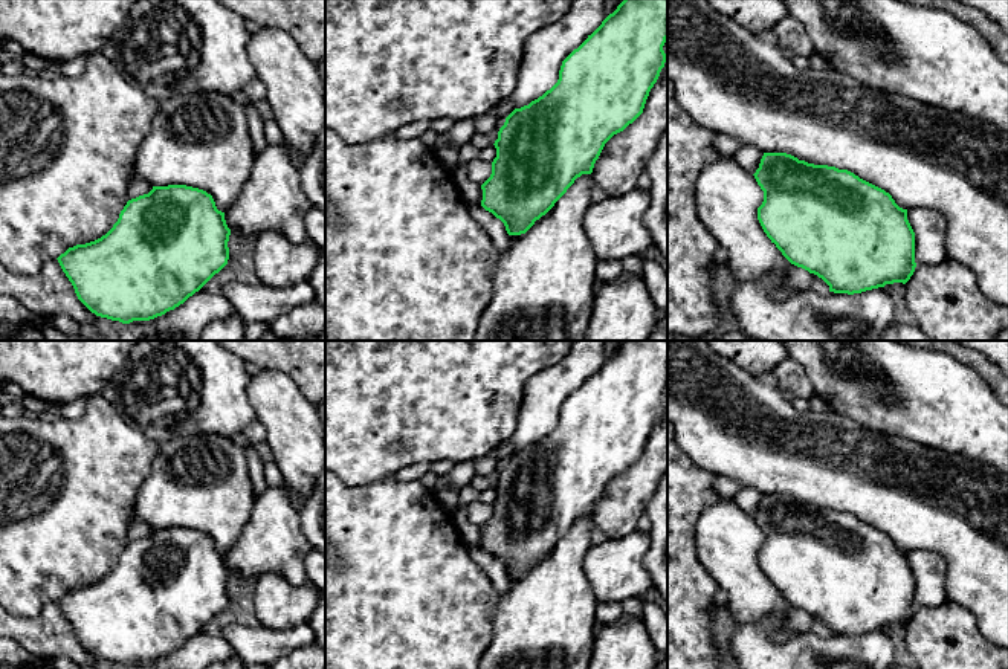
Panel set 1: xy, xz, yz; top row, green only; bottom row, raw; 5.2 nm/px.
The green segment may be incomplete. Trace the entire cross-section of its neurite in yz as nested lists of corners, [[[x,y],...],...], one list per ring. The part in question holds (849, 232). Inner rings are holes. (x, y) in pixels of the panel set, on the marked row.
[[[764,153],[753,174],[764,191],[758,220],[782,255],[794,266],[822,278],[829,292],[861,293],[886,284],[906,284],[915,272],[915,232],[907,209],[900,208],[884,189],[860,179],[848,170],[814,165],[787,153]]]

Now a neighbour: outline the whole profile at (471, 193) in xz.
[[[461,165],[452,170],[454,183],[458,188],[461,199],[466,203],[481,205],[483,189],[481,185],[475,185],[467,173],[467,165]]]

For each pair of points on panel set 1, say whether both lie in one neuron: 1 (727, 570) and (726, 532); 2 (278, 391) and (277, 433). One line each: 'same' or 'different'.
1: same
2: same

